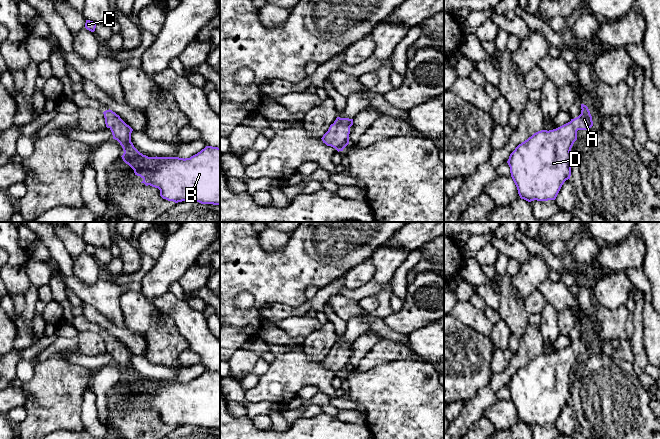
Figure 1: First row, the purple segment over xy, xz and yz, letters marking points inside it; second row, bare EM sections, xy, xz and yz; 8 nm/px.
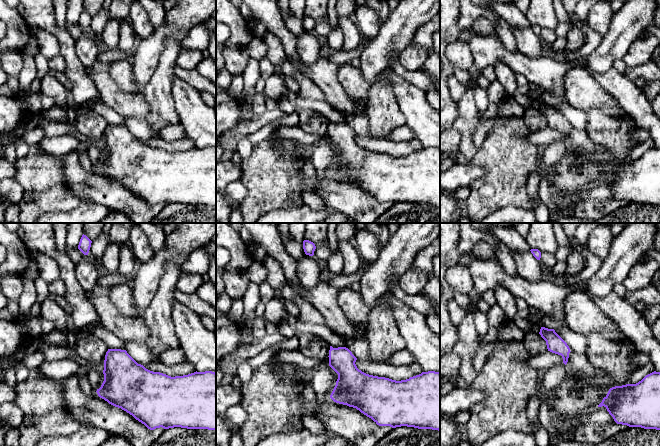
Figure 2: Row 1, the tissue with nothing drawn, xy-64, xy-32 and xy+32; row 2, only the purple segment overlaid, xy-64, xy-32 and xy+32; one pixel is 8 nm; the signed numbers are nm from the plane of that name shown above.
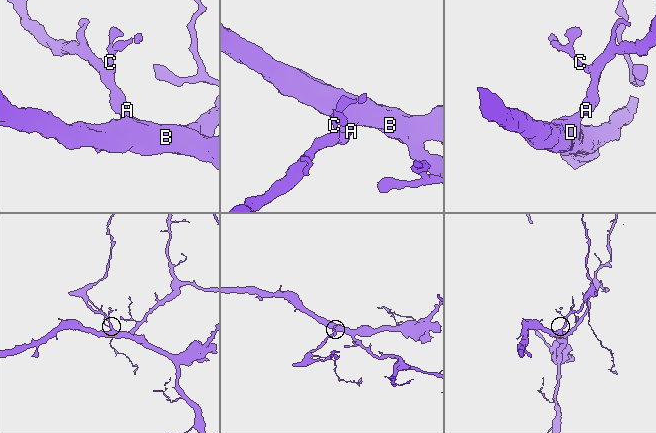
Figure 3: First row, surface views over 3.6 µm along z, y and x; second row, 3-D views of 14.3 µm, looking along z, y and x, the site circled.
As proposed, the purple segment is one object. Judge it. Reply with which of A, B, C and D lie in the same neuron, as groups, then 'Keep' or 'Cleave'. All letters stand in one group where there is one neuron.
Groups: A B C D. Keep

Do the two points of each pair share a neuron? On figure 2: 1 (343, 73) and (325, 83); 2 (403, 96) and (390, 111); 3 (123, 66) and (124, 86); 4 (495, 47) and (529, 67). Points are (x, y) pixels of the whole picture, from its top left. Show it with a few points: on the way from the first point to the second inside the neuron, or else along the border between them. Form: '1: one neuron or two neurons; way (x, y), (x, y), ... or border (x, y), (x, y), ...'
1: two neurons; border (339, 63), (337, 78), (348, 97)
2: two neurons; border (389, 80), (393, 95), (405, 118), (406, 124)
3: one neuron; way (123, 71), (124, 81)
4: one neuron; way (503, 55), (521, 64)

